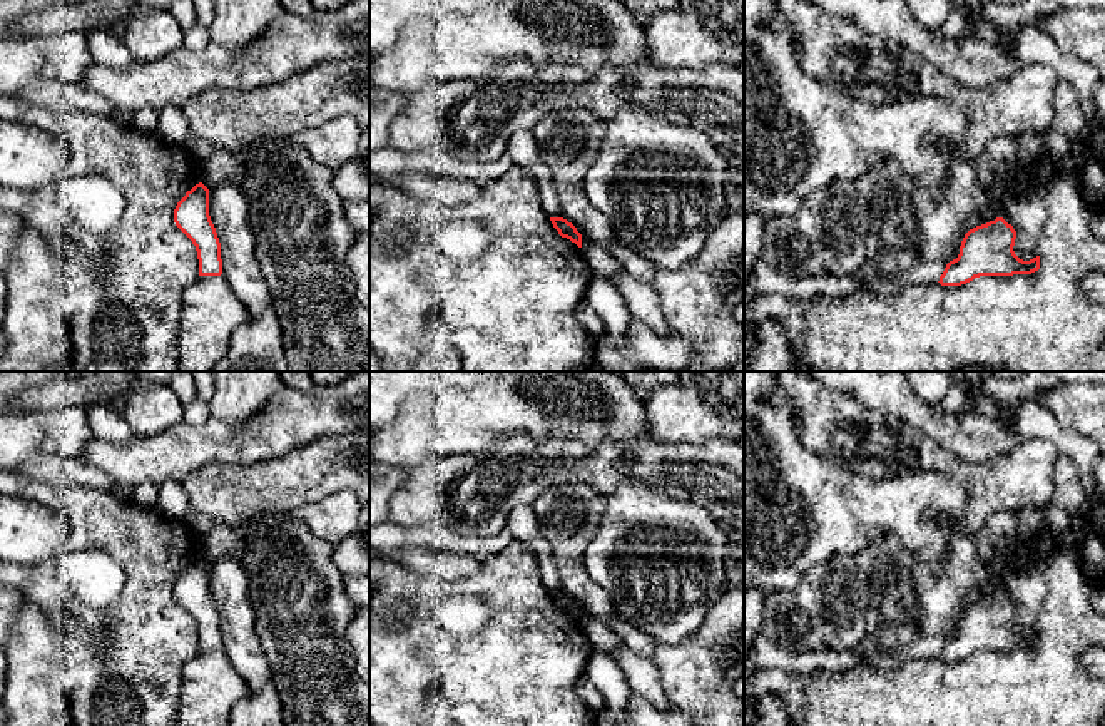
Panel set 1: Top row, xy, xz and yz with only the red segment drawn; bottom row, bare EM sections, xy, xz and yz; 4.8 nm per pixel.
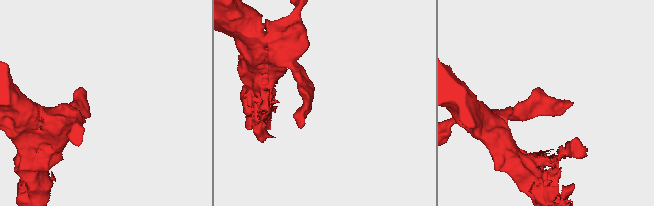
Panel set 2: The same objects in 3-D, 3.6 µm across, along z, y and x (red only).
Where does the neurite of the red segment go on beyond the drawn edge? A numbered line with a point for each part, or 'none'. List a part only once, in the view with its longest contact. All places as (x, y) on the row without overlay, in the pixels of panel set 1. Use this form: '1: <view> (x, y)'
none

